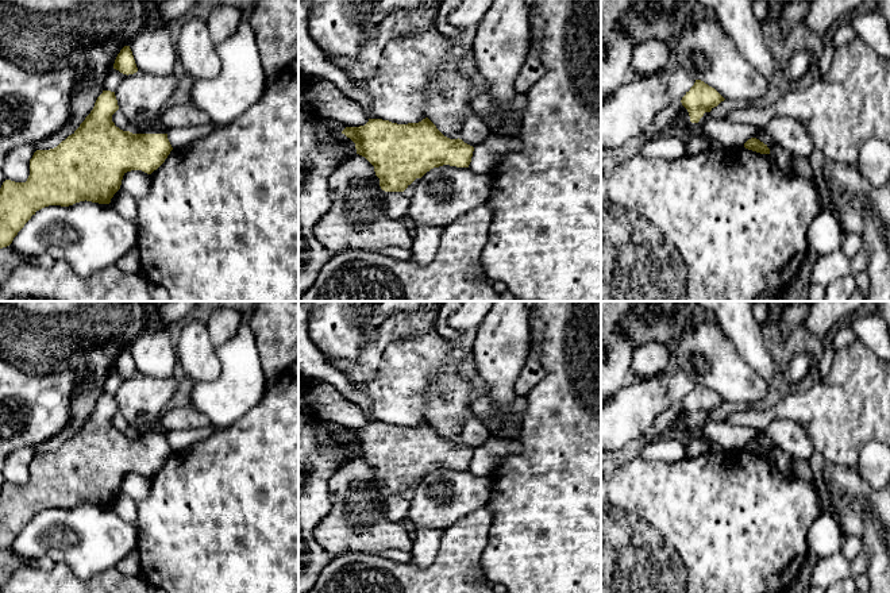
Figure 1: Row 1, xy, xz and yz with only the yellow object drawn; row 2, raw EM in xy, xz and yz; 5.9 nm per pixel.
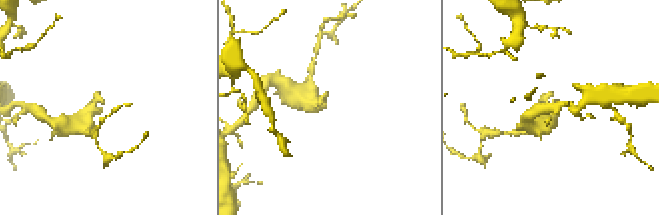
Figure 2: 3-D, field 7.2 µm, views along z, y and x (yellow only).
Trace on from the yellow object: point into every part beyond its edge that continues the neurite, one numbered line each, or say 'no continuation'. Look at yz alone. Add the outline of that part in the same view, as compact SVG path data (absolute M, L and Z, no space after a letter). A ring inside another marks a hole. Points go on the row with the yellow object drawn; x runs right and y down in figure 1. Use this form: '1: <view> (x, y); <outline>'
no continuation

